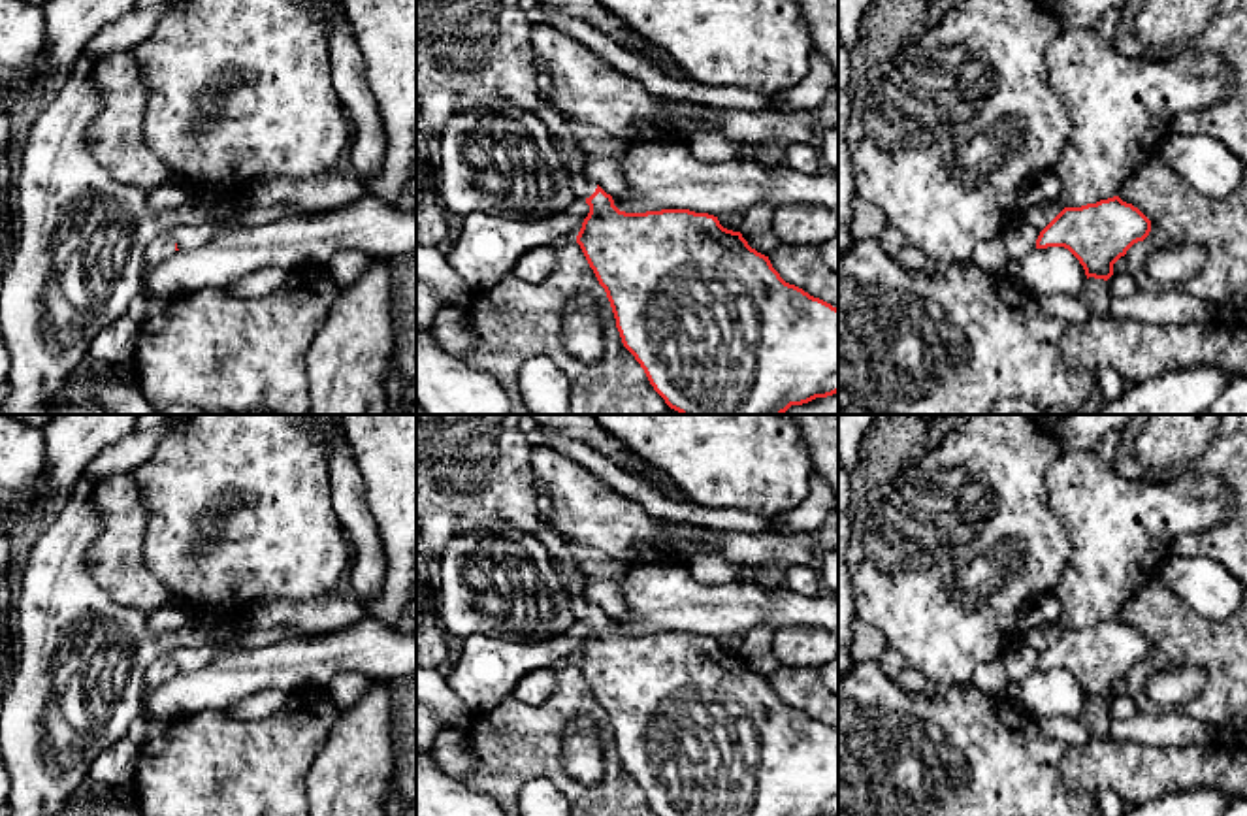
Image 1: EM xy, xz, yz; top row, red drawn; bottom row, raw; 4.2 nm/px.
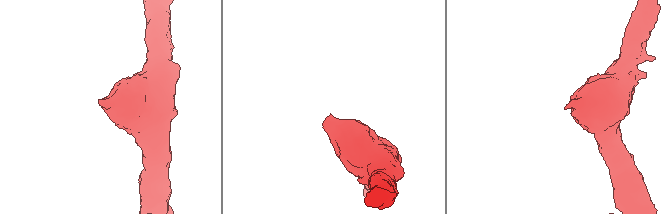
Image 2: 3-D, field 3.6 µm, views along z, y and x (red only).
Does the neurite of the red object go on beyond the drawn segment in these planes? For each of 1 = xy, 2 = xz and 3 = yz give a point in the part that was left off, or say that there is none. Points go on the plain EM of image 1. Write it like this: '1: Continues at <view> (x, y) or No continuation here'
1: Continues at xy (162, 668)
2: Continues at xz (584, 609)
3: No continuation here

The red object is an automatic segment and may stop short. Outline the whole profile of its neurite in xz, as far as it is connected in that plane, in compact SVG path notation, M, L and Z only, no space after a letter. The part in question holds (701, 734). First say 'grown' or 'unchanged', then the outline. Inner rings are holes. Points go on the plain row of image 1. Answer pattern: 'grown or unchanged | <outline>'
grown | M559 577L559 584L571 601L571 607L578 620L584 620L590 628L590 635L582 645L576 658L590 690L593 692L599 707L605 710L610 724L616 750L620 754L624 769L635 778L644 792L650 807L657 816L836 816L838 814L838 731L831 726L810 718L802 710L785 705L772 690L769 678L757 675L748 667L740 654L727 652L720 646L718 639L708 635L695 635L689 631L661 631L646 635L625 635L614 628L610 616L607 616L593 601L586 597L588 579L578 584L567 584Z

